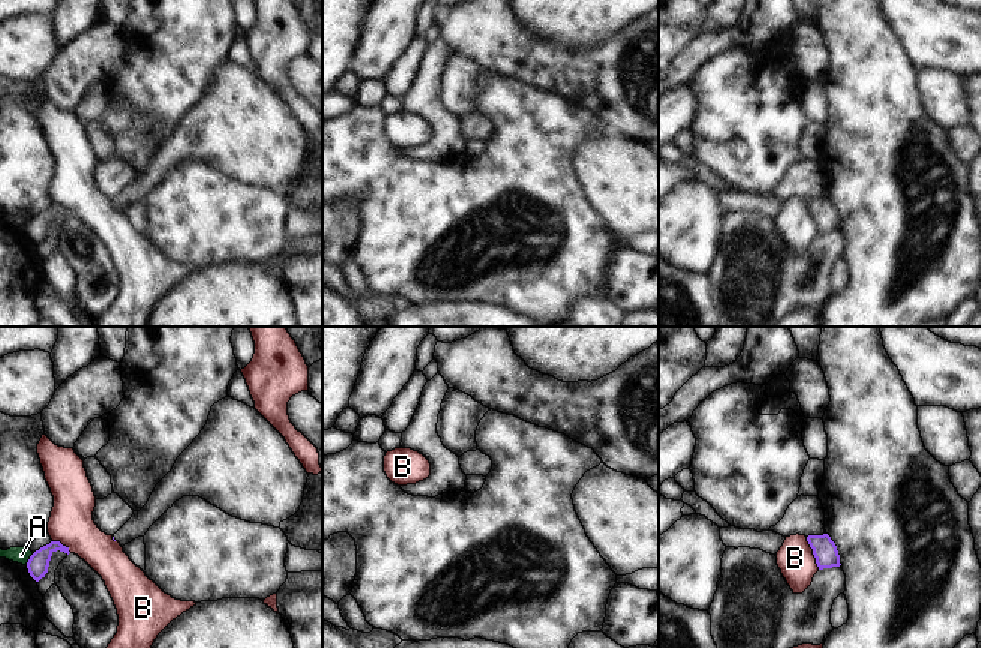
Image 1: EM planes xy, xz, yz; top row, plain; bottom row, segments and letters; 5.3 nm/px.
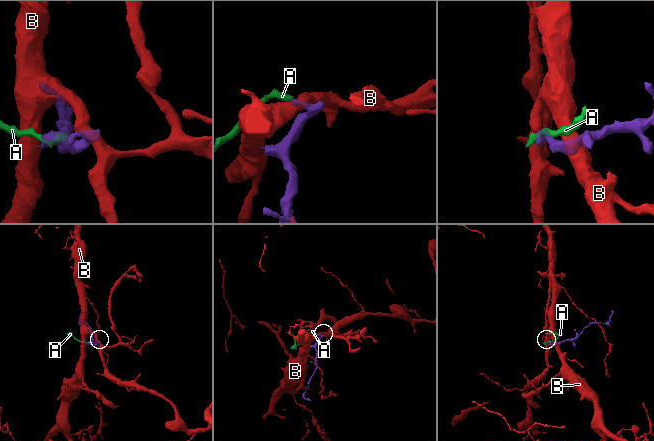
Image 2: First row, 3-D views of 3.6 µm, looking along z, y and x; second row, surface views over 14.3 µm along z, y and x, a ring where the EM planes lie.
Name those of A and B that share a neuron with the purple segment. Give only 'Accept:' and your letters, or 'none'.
Accept: none

